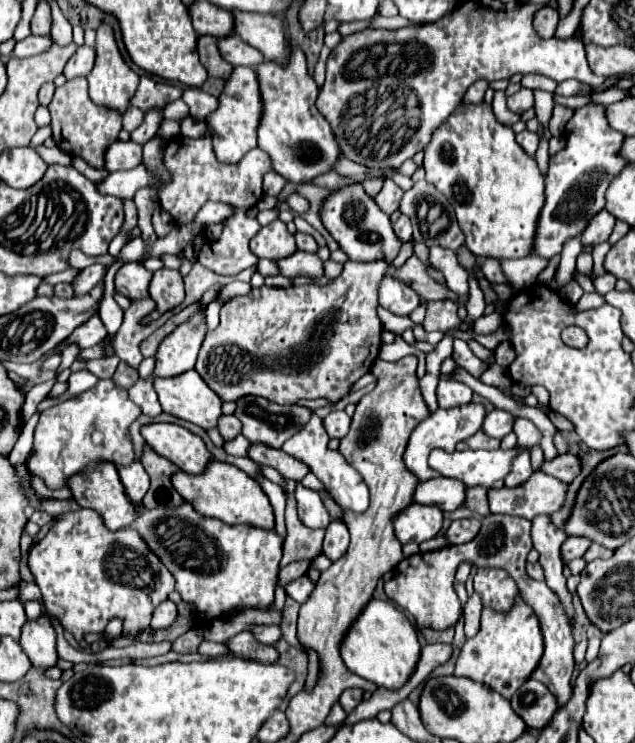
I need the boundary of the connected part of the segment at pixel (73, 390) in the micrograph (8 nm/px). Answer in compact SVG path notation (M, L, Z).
M87 370L71 373L68 379L68 389L58 398L60 401L65 401L69 398L78 396L81 393L91 389L95 386L95 384L97 384L98 381L99 379Z

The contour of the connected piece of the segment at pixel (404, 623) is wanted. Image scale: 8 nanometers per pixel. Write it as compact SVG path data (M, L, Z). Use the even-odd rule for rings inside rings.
M375 598L363 608L361 616L355 618L355 622L349 626L349 630L341 640L341 658L345 666L353 674L377 686L385 686L389 690L401 688L401 684L405 684L405 680L415 670L419 654L421 654L421 646L415 626L391 602L383 602Z

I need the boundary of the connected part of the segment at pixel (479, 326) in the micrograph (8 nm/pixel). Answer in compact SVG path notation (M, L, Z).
M493 312L491 316L481 316L481 318L475 322L473 330L475 330L477 334L489 334L489 332L495 332L501 322L503 322L503 318L501 318L497 312Z

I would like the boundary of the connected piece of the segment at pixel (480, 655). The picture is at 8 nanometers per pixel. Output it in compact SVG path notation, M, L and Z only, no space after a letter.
M517 594L513 608L503 614L495 612L489 606L483 608L481 616L481 630L475 638L467 640L461 648L461 654L457 658L455 676L465 676L475 682L487 684L495 692L499 692L503 698L511 698L513 692L519 690L519 686L529 678L529 674L537 668L539 660L543 656L543 634L539 628L537 614L531 610L531 606L525 604L521 594Z

